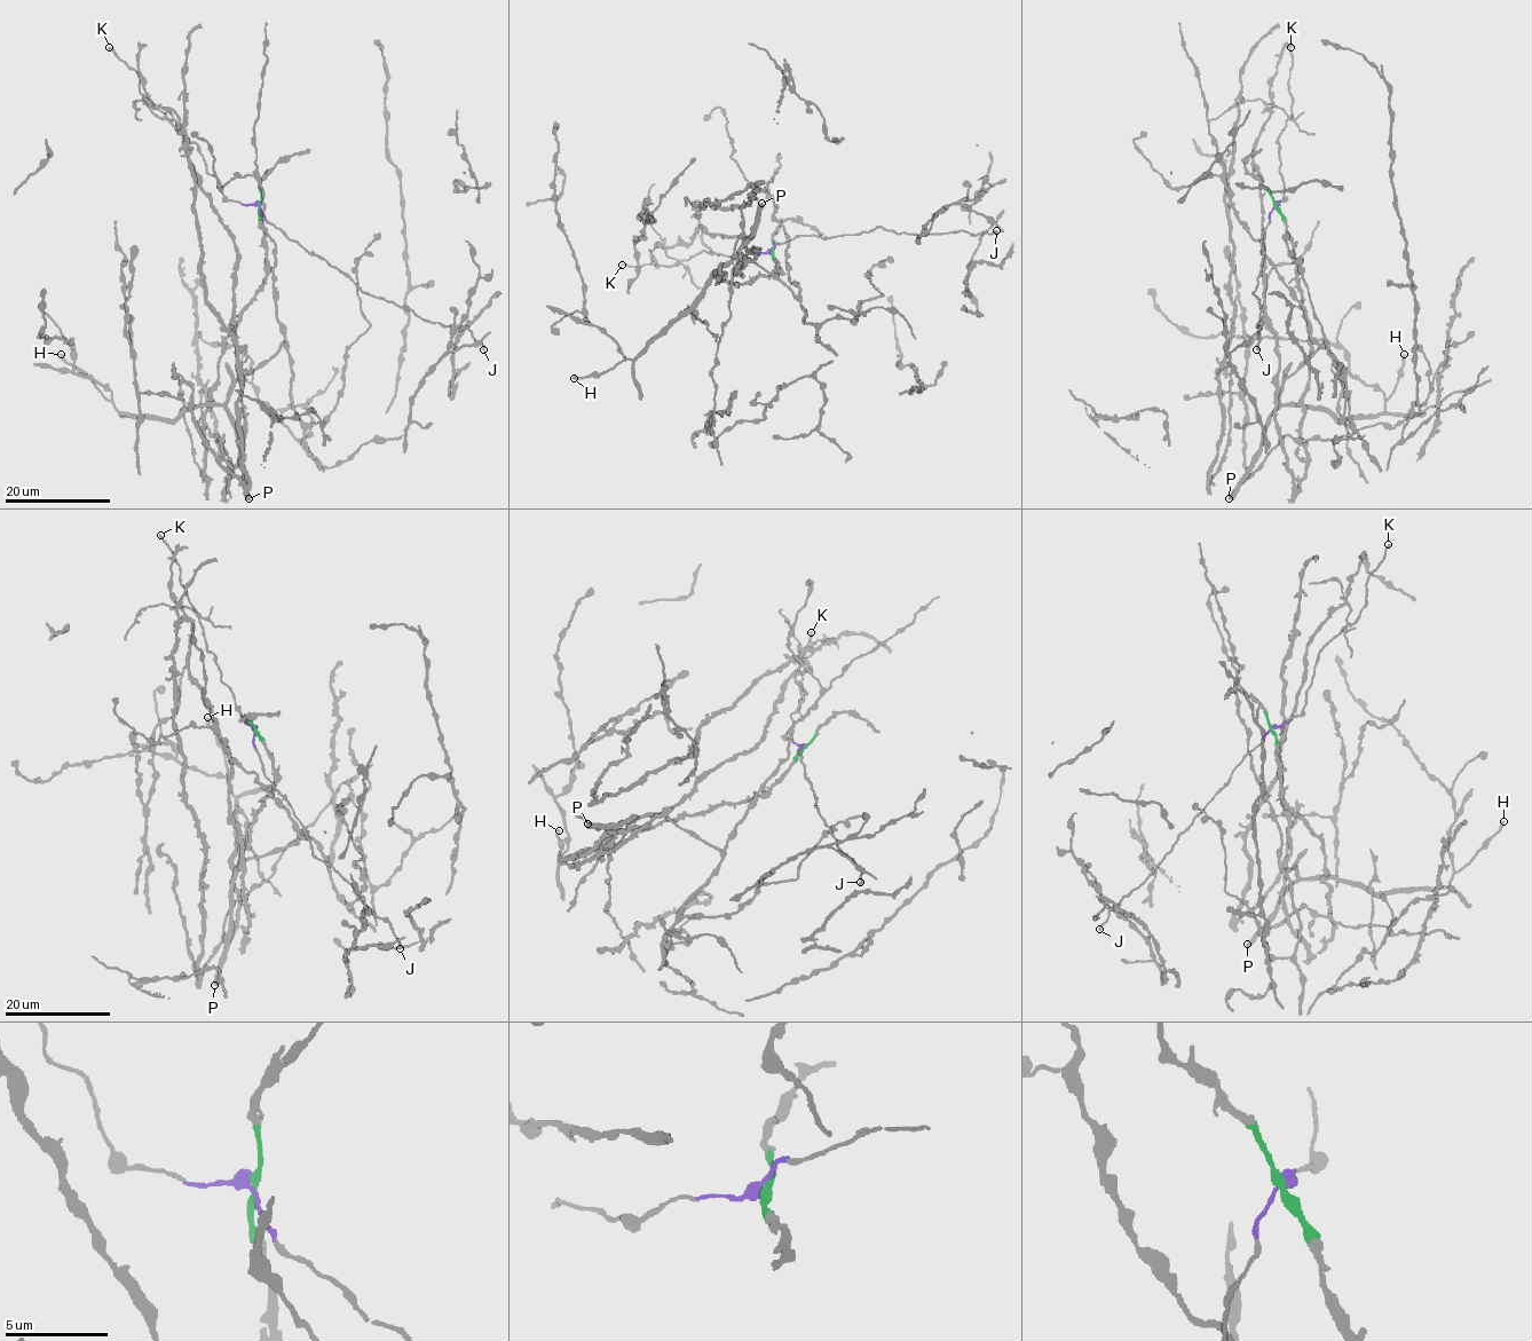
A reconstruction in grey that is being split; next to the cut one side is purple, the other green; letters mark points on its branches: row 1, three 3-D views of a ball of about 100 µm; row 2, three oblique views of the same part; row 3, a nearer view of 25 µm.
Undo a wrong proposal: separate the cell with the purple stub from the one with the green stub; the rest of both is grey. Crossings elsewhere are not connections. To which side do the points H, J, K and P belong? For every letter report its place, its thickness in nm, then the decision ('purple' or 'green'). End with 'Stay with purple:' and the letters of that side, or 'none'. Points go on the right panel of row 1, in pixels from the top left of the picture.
H: place (1404, 354); calibre 340 nm; green
J: place (1256, 349); calibre 240 nm; purple
K: place (1290, 47); calibre 200 nm; purple
P: place (1229, 498); calibre 500 nm; green
Stay with purple: J, K

